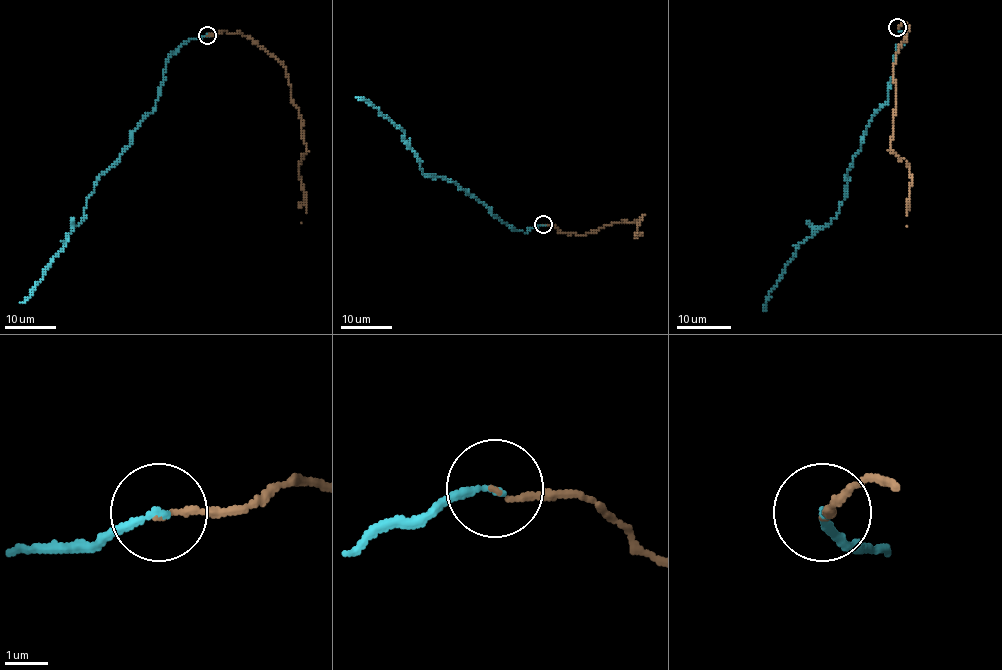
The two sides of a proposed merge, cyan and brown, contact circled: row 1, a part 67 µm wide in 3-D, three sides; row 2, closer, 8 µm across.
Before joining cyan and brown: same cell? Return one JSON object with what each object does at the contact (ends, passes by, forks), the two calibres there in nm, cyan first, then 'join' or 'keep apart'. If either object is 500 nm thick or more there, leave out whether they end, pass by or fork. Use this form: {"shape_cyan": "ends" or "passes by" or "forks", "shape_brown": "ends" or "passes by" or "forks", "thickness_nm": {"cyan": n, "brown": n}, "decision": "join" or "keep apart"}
{"shape_cyan": "ends", "shape_brown": "ends", "thickness_nm": {"cyan": 180, "brown": 110}, "decision": "join"}

